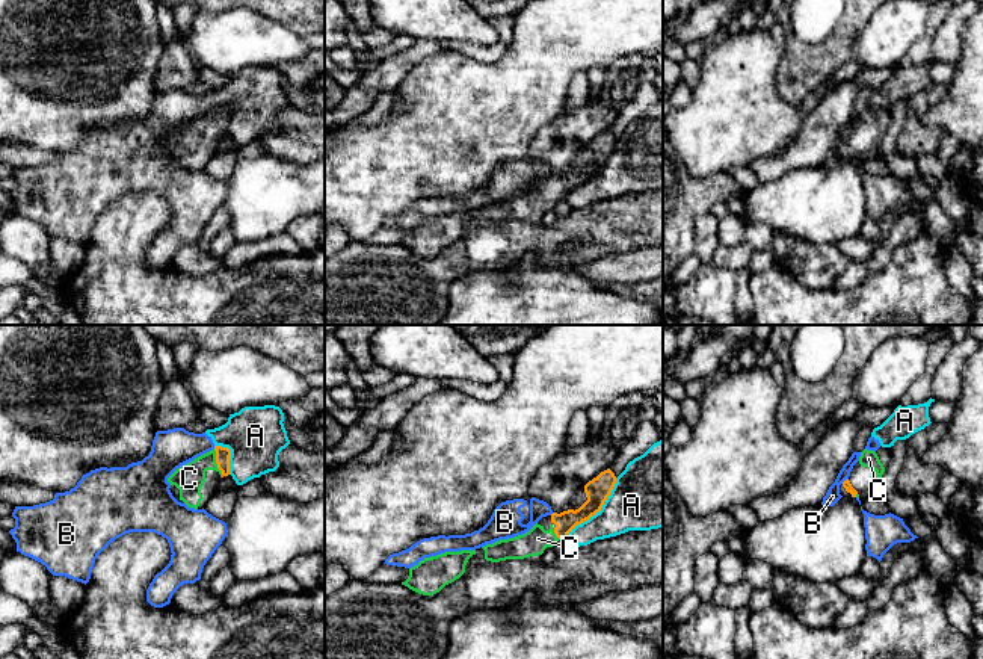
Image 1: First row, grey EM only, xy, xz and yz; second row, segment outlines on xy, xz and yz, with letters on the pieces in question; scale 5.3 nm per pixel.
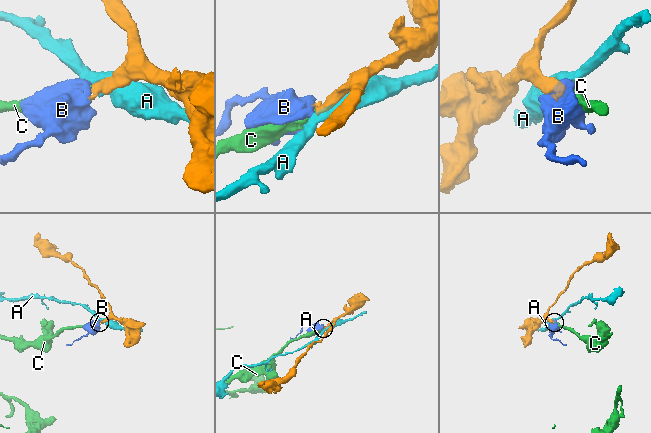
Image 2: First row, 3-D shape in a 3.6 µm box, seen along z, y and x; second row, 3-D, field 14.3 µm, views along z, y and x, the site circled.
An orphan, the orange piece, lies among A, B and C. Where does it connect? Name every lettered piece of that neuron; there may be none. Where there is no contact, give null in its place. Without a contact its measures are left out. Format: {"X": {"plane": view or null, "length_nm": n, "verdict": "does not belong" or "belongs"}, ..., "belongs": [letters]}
{"A": {"plane": "xz", "length_nm": 420, "verdict": "does not belong"}, "B": {"plane": "yz", "length_nm": 50, "verdict": "does not belong"}, "C": {"plane": "xy", "length_nm": 160, "verdict": "belongs"}, "belongs": ["C"]}

